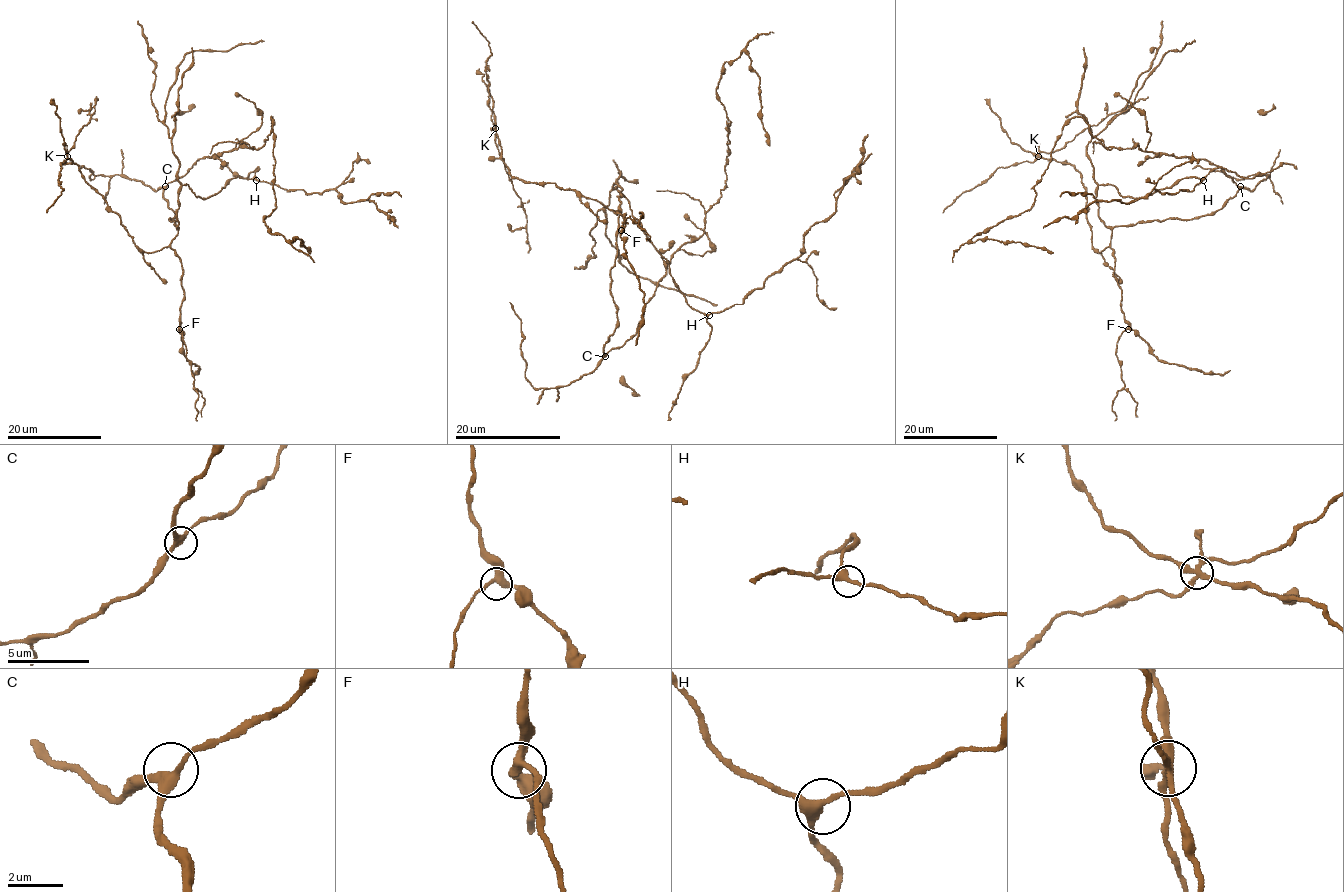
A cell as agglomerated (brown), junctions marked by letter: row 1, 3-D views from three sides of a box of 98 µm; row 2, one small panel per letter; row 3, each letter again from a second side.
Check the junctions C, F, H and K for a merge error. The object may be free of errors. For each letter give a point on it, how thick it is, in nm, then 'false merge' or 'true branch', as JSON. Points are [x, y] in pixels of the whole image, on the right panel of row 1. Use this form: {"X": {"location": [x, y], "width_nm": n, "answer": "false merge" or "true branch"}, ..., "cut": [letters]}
{"C": {"location": [1240, 186], "width_nm": 280, "answer": "true branch"}, "F": {"location": [1128, 329], "width_nm": 300, "answer": "true branch"}, "H": {"location": [1203, 180], "width_nm": 320, "answer": "true branch"}, "K": {"location": [1038, 156], "width_nm": 280, "answer": "false merge"}, "cut": ["K"]}

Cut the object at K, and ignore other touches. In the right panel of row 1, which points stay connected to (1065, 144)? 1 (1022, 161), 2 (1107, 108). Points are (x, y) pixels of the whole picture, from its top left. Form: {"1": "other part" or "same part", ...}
{"1": "same part", "2": "same part"}

